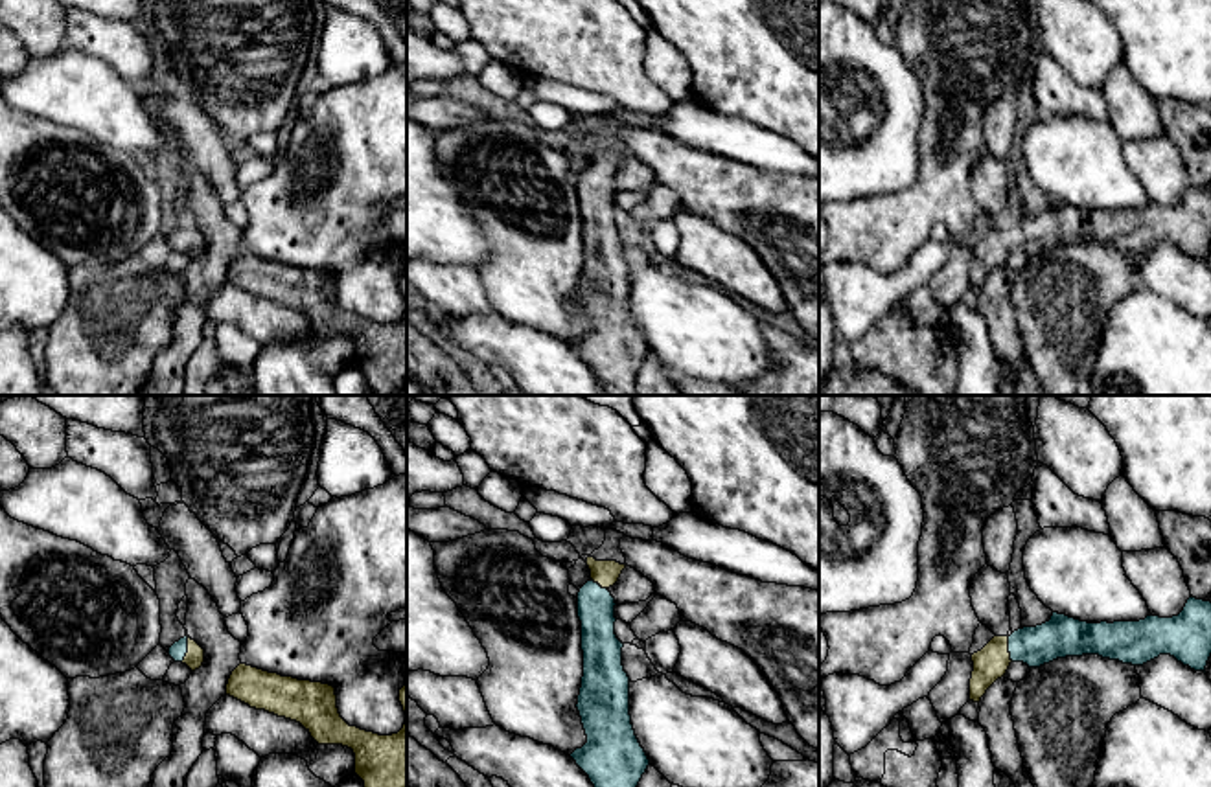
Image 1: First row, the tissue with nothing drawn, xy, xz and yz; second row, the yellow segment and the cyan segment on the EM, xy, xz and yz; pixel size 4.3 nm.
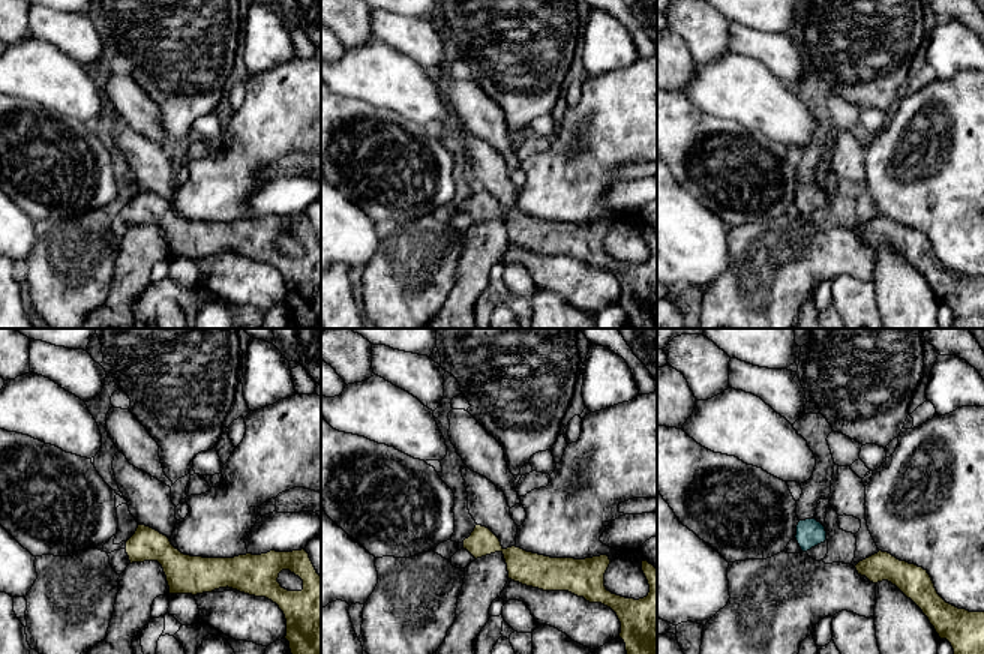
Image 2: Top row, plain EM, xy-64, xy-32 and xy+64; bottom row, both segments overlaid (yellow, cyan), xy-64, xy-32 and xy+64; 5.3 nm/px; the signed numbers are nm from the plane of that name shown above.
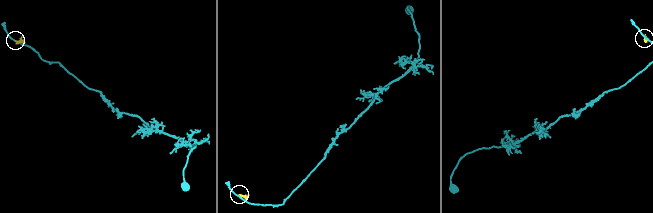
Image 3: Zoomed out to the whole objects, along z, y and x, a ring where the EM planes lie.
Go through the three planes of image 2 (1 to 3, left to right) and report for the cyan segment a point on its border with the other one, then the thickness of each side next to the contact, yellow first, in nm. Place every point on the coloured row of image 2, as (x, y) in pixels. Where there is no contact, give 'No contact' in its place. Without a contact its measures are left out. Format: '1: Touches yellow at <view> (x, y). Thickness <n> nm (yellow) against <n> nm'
1: No contact
2: No contact
3: No contact

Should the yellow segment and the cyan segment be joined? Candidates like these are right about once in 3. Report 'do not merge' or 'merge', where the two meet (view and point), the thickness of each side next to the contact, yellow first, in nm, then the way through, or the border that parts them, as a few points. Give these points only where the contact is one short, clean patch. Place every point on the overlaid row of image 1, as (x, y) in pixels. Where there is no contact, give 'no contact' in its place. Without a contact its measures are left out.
merge; meets yellow in xy at (188, 650); 90 nm thick on the yellow side, 80 nm on the other; runs through xy (194, 659), (188, 650), (177, 651)

